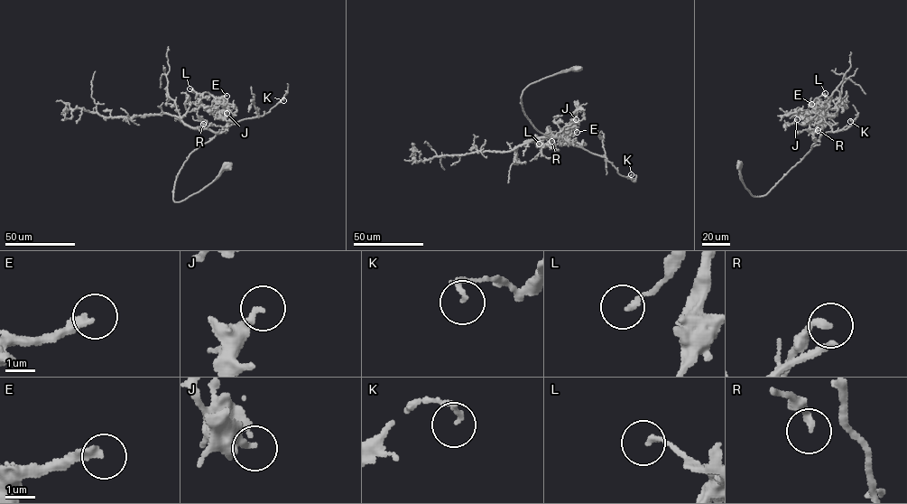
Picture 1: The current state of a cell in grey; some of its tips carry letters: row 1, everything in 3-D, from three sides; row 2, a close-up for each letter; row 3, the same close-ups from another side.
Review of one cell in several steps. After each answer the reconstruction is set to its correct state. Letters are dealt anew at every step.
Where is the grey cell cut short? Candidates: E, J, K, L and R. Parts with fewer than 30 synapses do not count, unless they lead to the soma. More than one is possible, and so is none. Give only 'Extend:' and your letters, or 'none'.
Extend: E

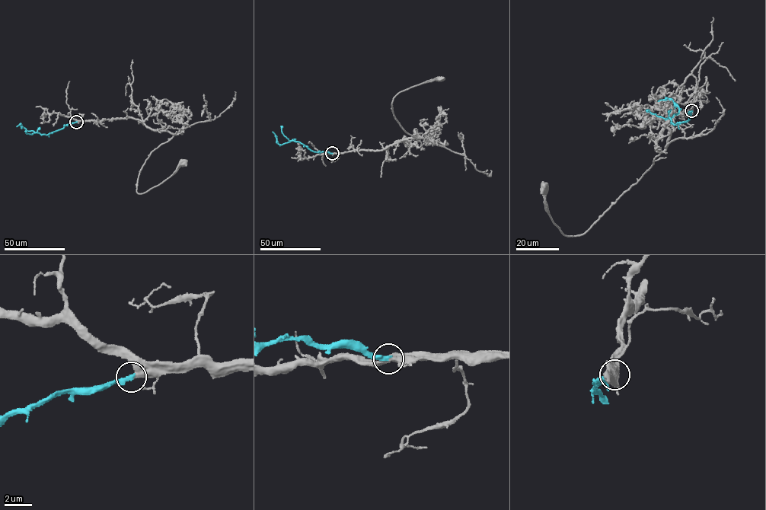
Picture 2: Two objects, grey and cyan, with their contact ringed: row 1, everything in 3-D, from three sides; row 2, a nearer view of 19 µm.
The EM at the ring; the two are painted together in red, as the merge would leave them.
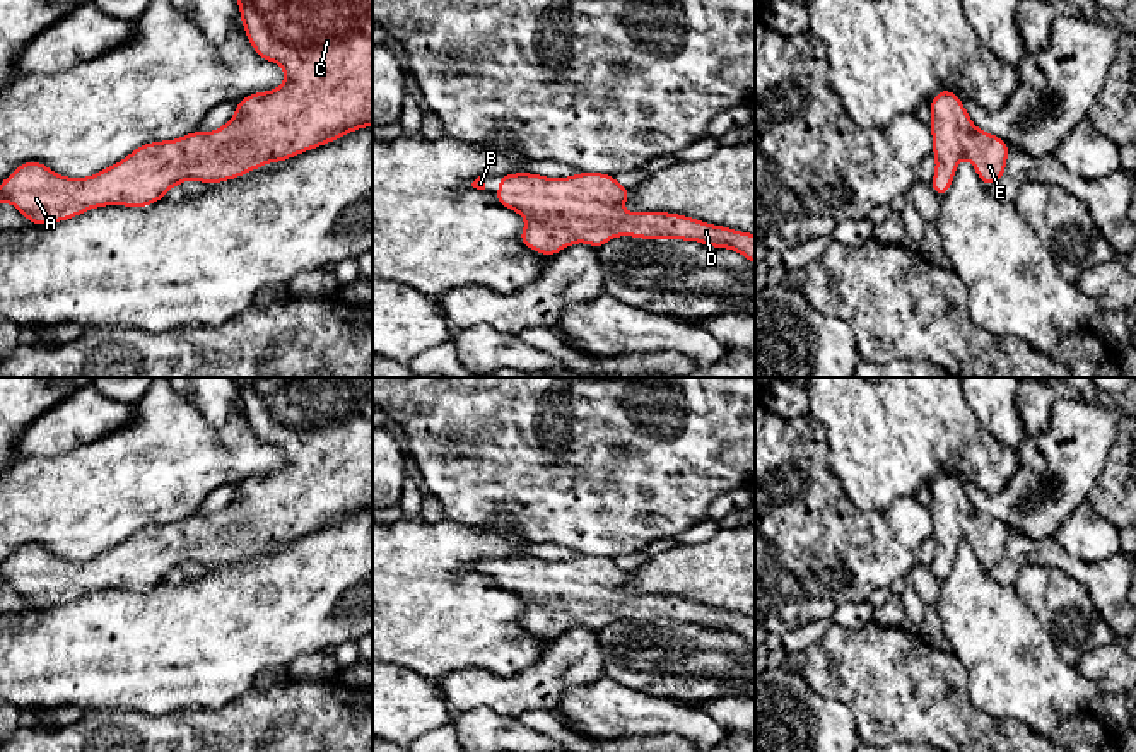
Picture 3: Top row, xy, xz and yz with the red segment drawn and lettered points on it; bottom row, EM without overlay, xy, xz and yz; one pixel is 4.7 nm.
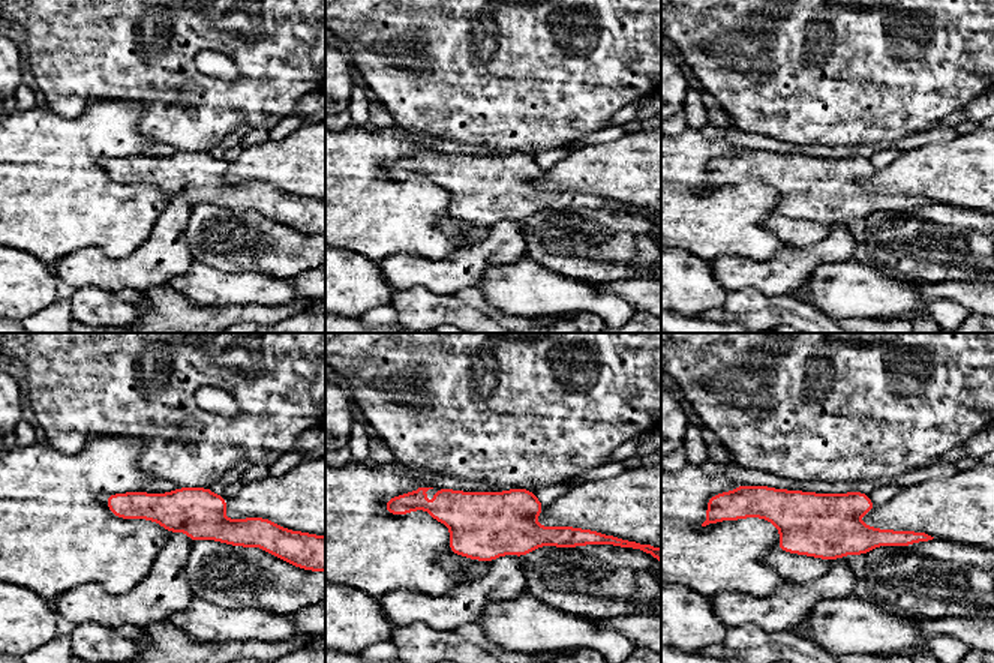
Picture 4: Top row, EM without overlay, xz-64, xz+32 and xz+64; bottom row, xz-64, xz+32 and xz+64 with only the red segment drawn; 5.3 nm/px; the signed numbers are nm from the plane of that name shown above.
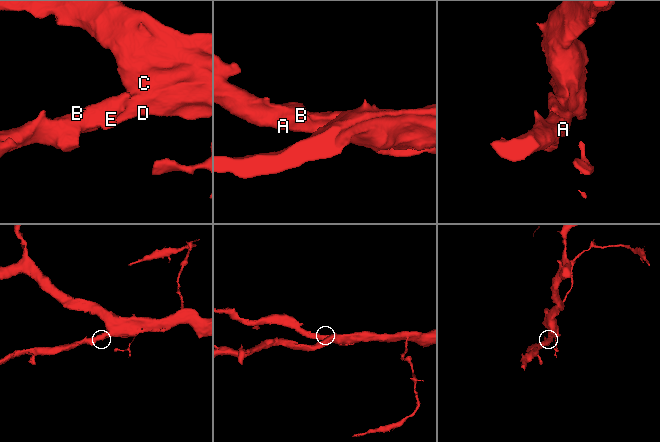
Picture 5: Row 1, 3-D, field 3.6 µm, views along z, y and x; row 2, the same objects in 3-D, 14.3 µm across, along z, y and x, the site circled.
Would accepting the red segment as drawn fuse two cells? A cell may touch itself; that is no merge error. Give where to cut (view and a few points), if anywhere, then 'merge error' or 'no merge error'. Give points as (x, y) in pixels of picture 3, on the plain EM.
no cut; no merge error

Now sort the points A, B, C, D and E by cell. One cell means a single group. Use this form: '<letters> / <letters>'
A B C D E

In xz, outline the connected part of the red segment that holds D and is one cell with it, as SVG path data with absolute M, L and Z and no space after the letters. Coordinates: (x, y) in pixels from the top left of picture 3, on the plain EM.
M533 555L499 559L494 583L526 602L521 627L548 637L588 626L600 632L617 619L639 622L699 624L709 631L736 632L755 648L755 617L670 596L624 595L632 573L617 566L613 557L583 555L547 561Z

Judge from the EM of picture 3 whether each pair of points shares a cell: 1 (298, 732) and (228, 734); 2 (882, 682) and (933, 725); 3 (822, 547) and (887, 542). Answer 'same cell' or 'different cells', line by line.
1: same cell
2: same cell
3: same cell

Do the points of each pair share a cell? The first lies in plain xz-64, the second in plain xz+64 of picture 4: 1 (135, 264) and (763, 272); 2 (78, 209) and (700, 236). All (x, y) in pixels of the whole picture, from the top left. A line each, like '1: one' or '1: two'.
1: one
2: one

